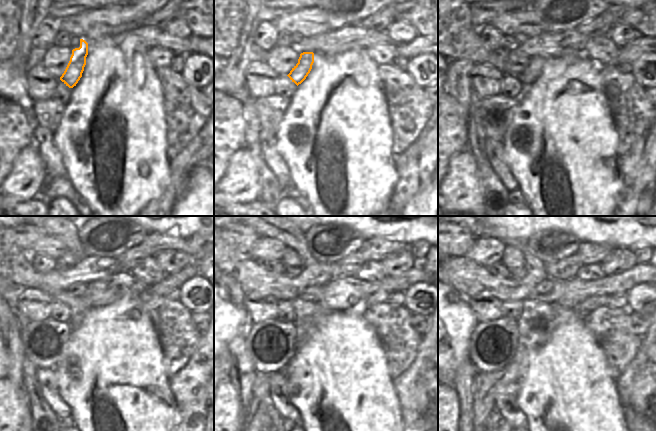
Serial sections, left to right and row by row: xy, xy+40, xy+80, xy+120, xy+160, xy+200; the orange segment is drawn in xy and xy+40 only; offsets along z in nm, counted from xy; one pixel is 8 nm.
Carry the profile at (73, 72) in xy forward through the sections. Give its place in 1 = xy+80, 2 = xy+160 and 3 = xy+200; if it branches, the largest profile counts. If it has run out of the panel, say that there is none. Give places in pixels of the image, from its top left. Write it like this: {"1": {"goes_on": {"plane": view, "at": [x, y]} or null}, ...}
{"1": {"goes_on": {"plane": "xy+80", "at": [534, 67]}}, "2": {"goes_on": {"plane": "xy+160", "at": [343, 293]}}, "3": {"goes_on": {"plane": "xy+200", "at": [576, 290]}}}

